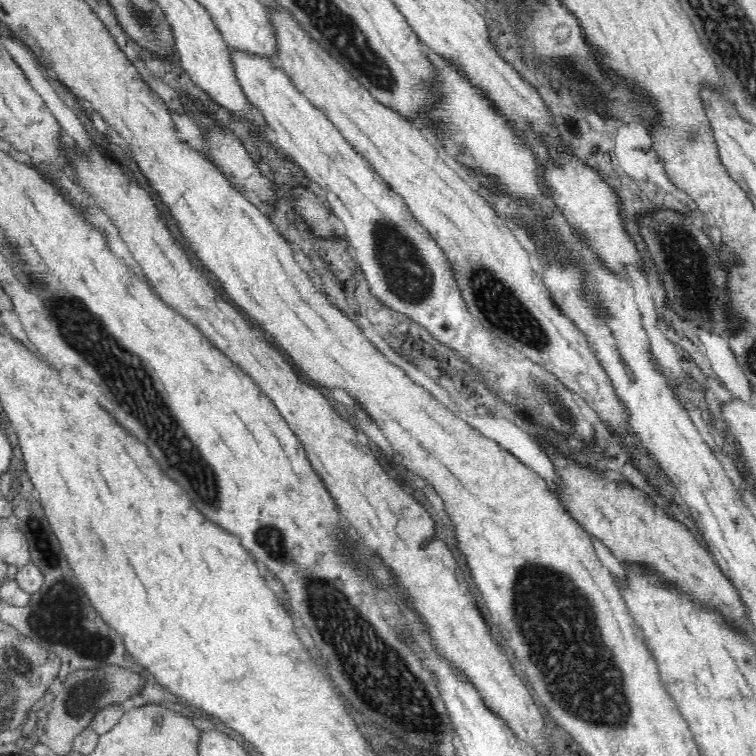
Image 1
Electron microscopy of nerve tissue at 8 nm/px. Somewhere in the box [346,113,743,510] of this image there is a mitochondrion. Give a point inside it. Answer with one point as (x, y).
(693, 279)

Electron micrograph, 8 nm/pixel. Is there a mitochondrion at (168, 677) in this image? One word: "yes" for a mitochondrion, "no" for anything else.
no

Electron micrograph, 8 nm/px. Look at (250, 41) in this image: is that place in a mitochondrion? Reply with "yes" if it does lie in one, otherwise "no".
no

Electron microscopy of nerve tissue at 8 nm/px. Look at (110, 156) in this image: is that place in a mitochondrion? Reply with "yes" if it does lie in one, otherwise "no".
no

